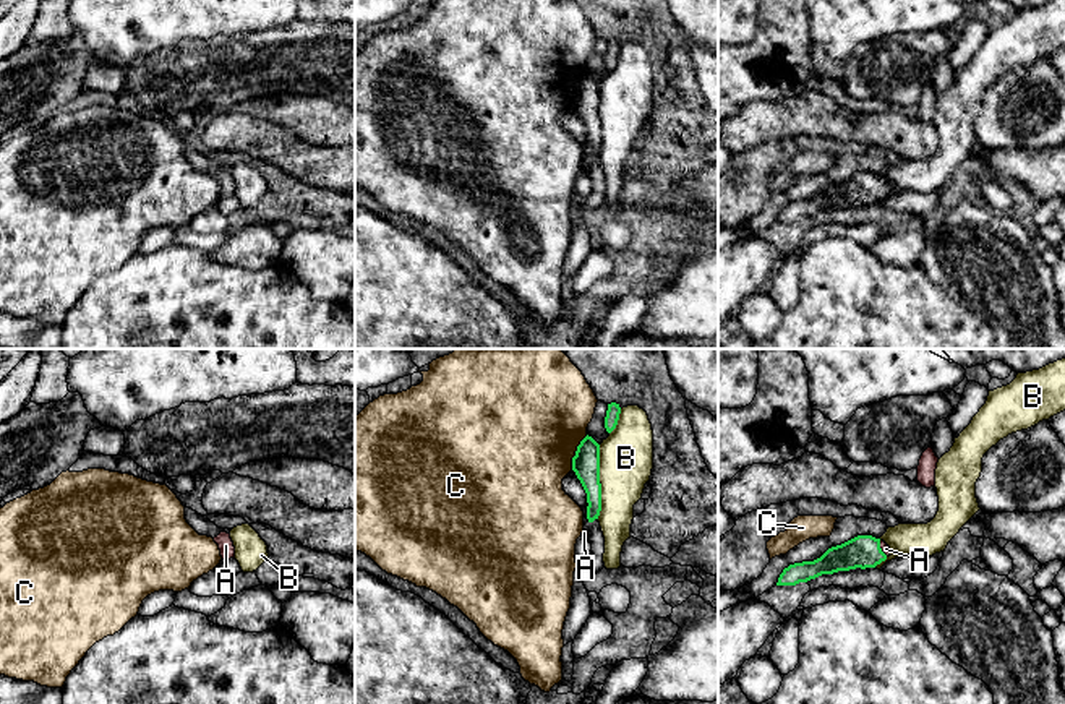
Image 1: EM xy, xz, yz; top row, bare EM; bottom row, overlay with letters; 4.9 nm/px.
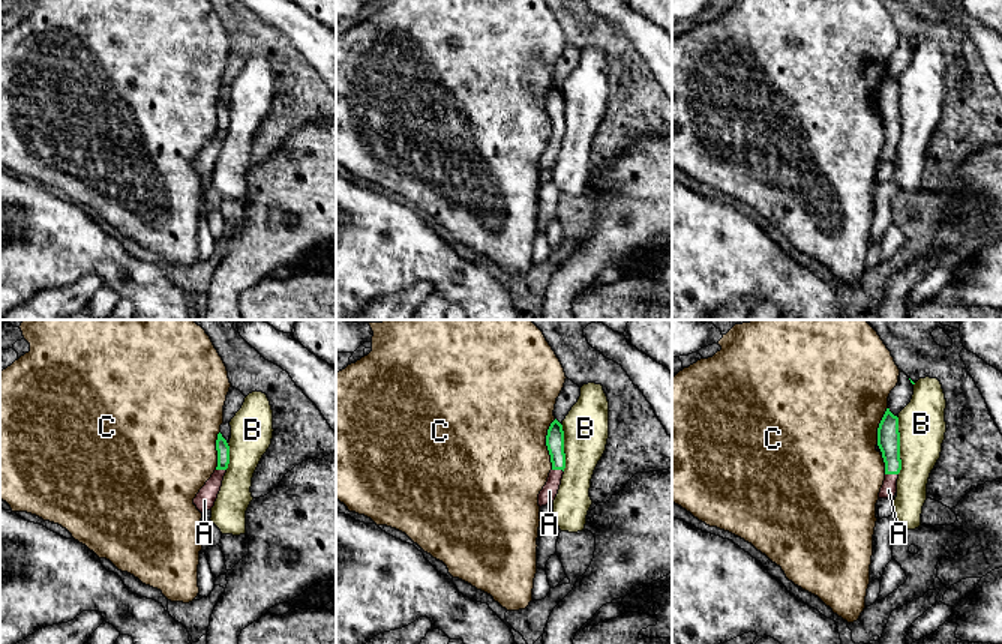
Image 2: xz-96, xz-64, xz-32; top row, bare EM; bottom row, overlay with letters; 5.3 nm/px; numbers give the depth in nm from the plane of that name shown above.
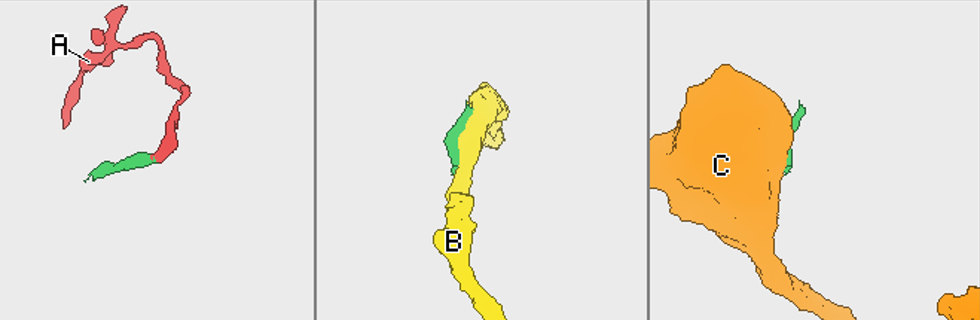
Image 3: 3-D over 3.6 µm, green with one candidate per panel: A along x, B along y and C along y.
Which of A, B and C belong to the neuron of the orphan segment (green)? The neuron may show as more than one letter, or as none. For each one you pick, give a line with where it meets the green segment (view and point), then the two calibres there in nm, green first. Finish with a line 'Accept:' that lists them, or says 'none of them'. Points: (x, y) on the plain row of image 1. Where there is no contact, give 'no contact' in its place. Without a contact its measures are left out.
A: meets green in yz at (881, 185); 160 nm thick on the green side, 50 nm on the other
Accept: A

